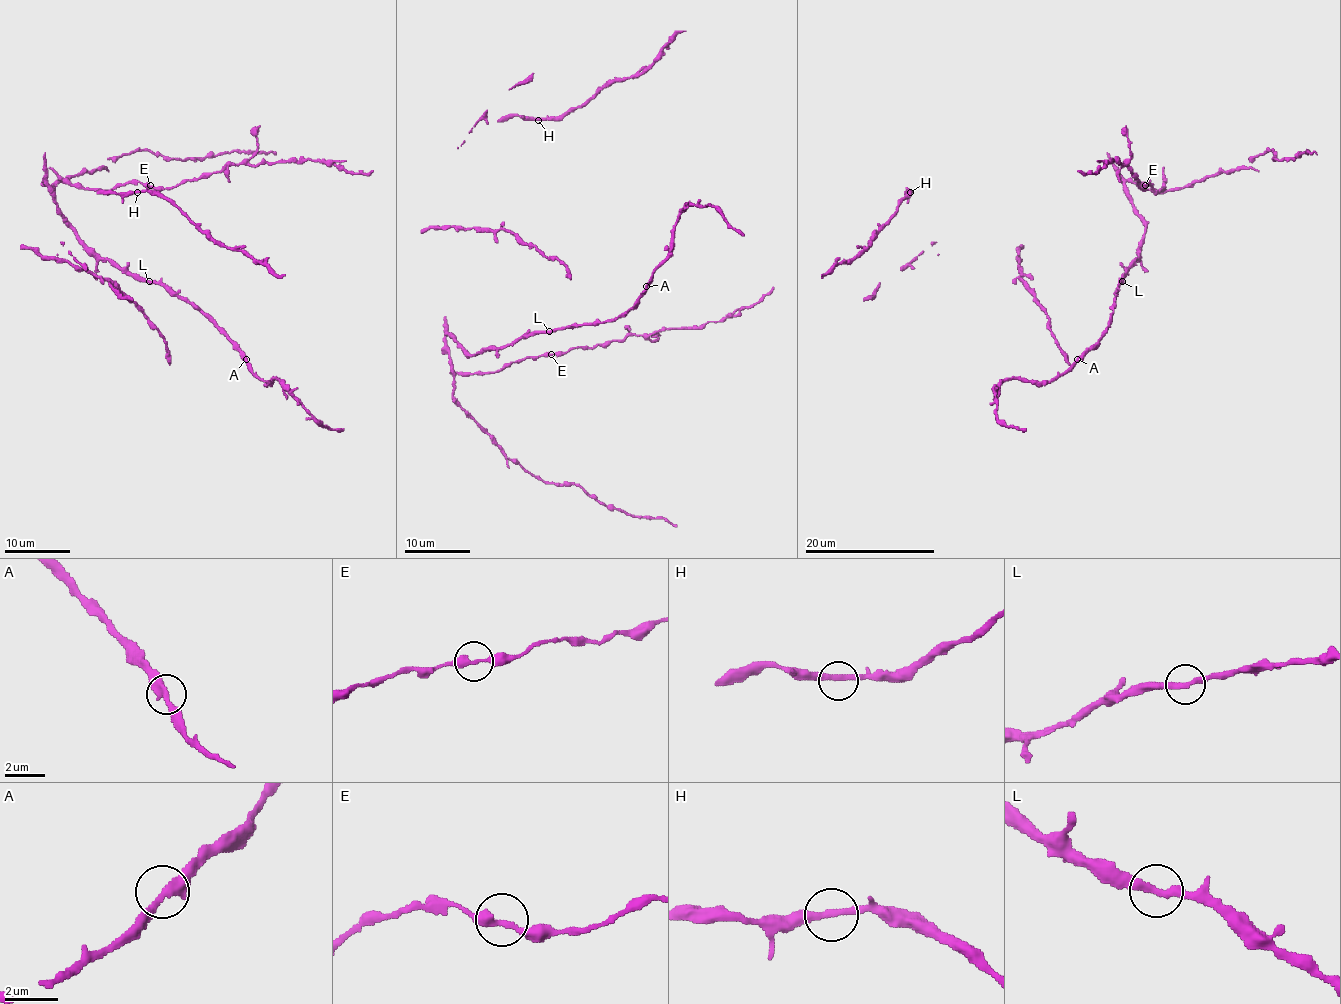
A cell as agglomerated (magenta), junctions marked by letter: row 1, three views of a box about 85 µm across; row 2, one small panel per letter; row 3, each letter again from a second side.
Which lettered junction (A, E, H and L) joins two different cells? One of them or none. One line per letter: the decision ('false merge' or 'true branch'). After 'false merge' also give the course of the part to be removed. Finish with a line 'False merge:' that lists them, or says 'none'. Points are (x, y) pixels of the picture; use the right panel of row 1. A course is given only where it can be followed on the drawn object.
A: true branch
E: true branch
H: true branch
L: true branch
False merge: none

